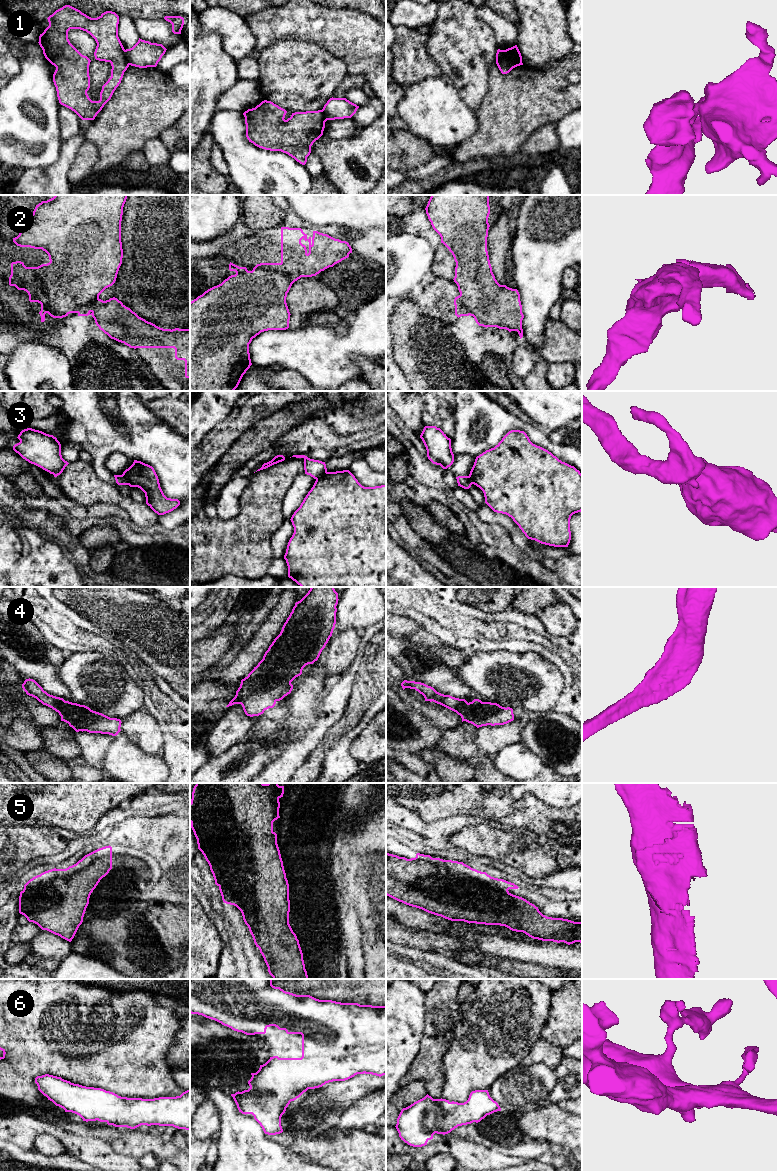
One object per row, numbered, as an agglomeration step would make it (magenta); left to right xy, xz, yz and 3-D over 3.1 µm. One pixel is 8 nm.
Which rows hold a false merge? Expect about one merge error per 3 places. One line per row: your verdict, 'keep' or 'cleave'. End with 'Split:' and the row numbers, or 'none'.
1: cleave
2: cleave
3: cleave
4: keep
5: keep
6: keep
Split: 1, 2, 3

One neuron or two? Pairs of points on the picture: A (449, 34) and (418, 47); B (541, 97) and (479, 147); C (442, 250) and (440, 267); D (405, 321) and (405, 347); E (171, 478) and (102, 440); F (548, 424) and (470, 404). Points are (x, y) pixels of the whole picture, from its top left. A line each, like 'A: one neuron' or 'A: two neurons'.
A: two neurons
B: one neuron
C: one neuron
D: one neuron
E: one neuron
F: two neurons

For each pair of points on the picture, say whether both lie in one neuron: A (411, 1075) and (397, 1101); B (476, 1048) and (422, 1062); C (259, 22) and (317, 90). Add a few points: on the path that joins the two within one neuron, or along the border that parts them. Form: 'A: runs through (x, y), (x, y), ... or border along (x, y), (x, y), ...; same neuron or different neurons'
A: border along (400, 1086), (420, 1080), (424, 1084), (427, 1093); different neurons
B: border along (450, 1042), (450, 1046), (443, 1056), (443, 1080); different neurons
C: border along (299, 40), (277, 40), (265, 47), (257, 55); different neurons

